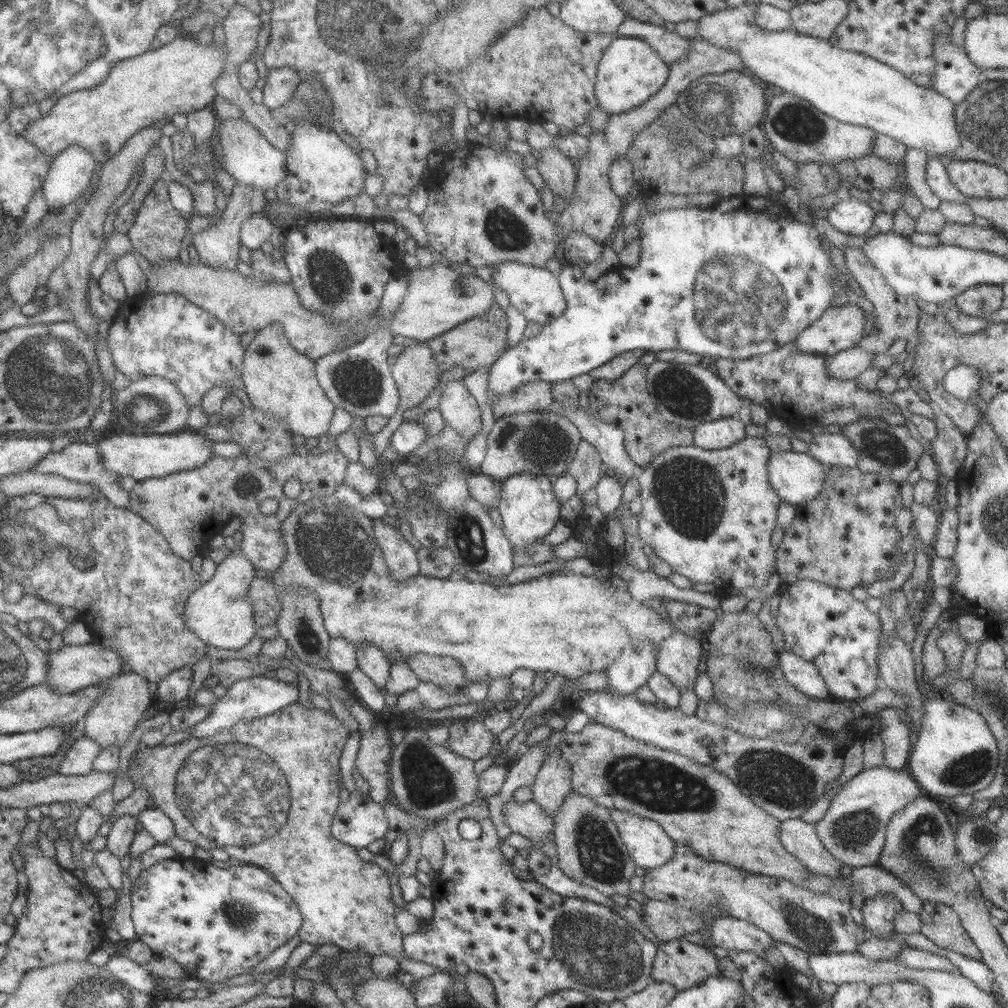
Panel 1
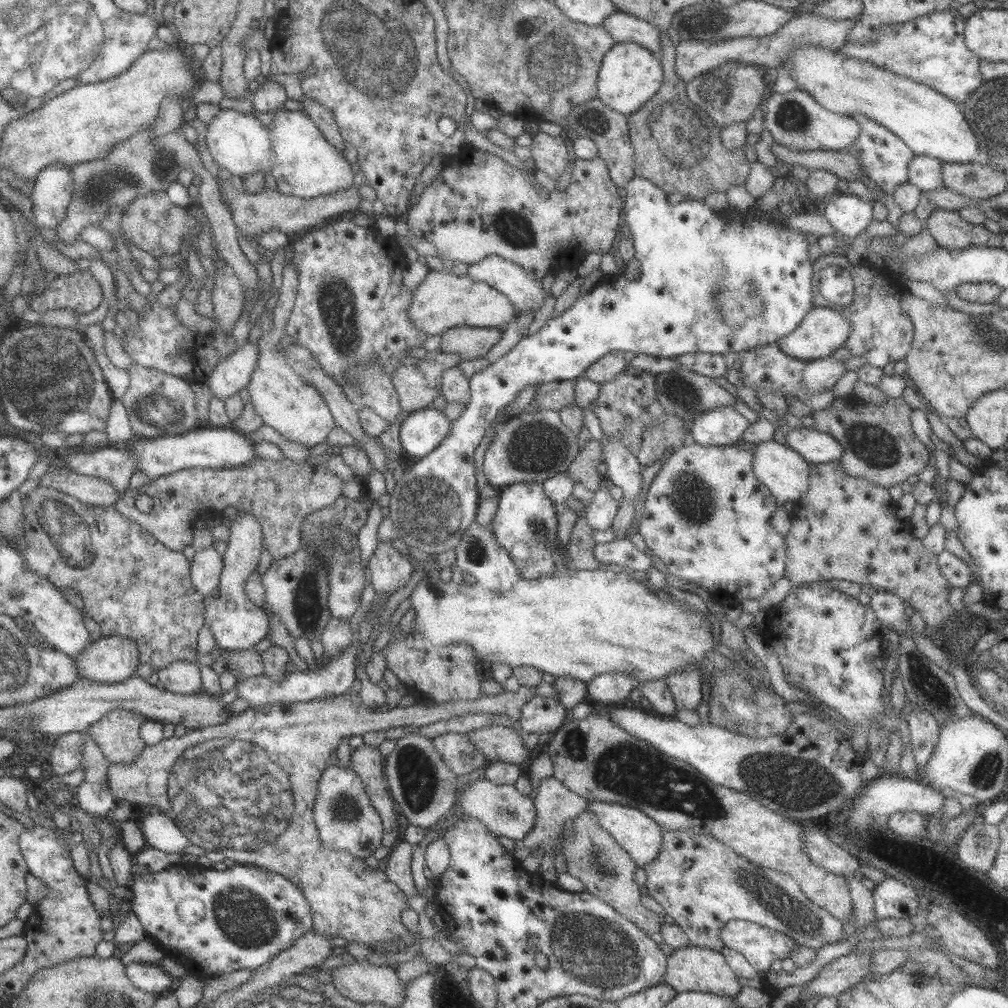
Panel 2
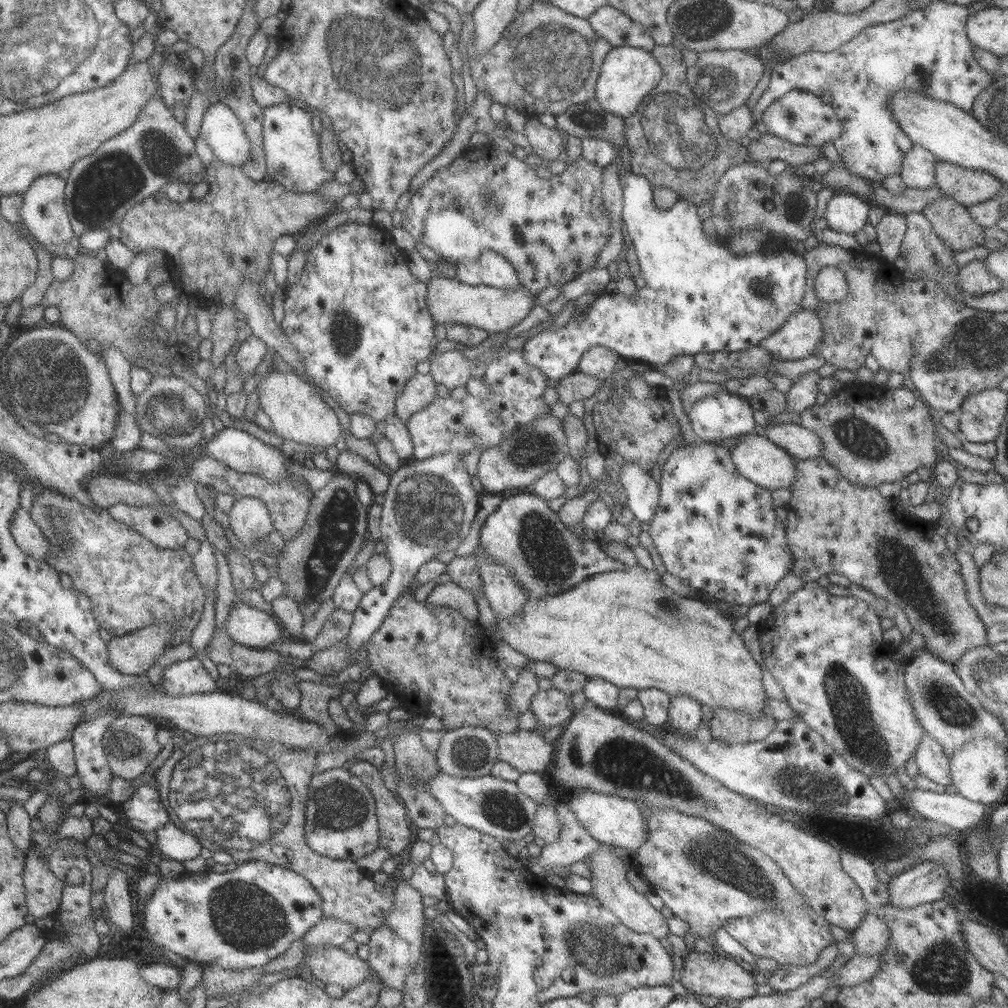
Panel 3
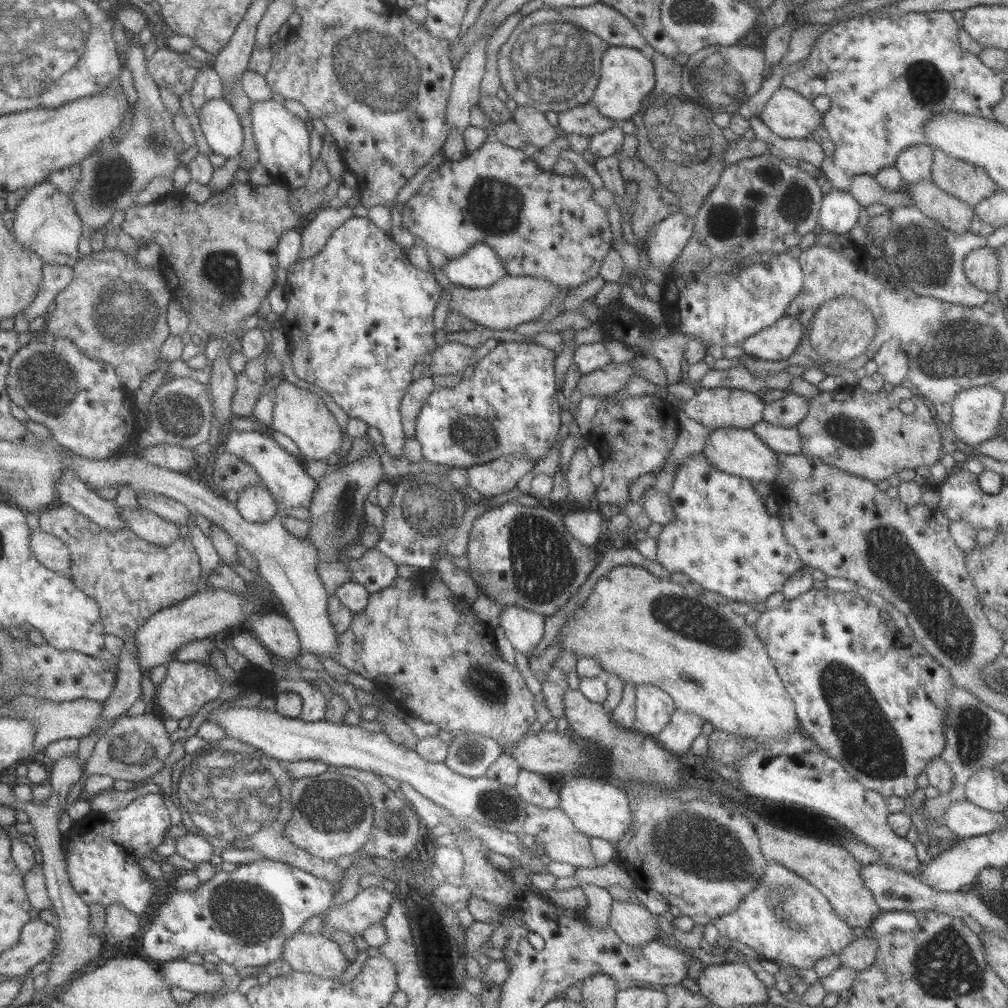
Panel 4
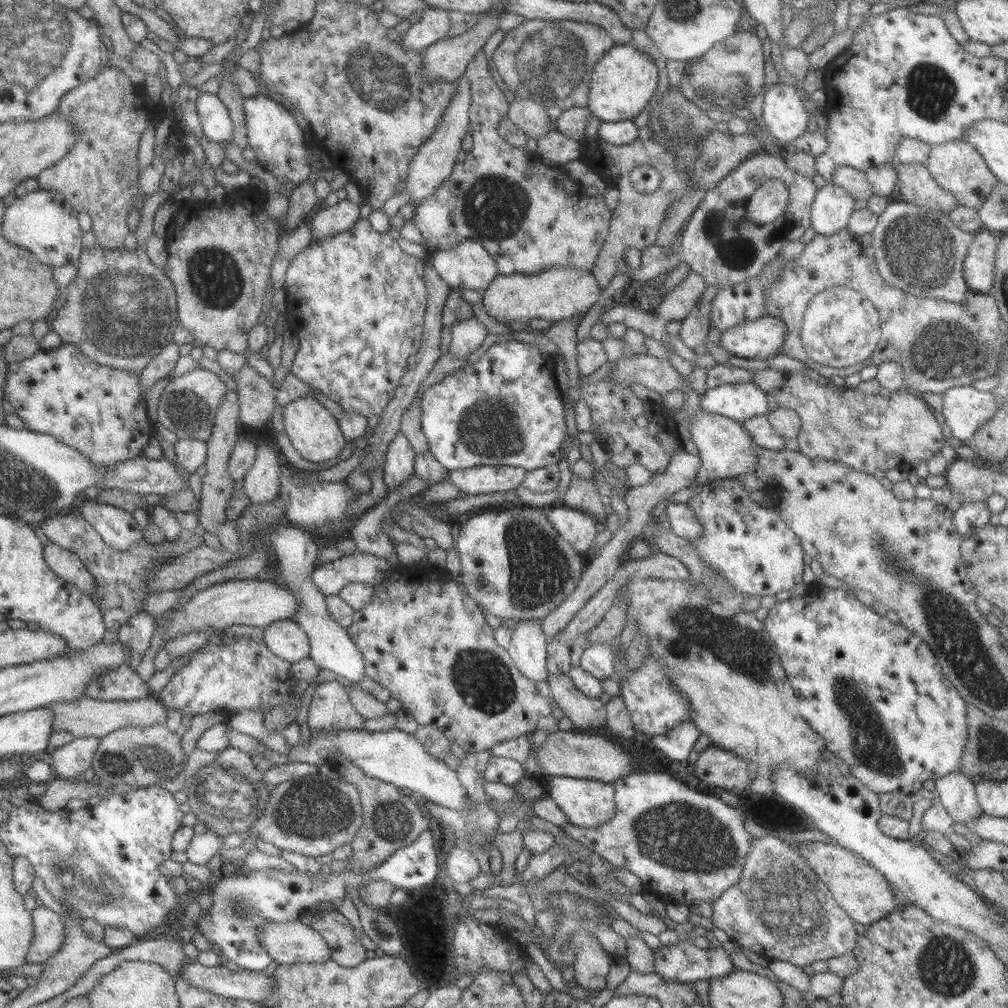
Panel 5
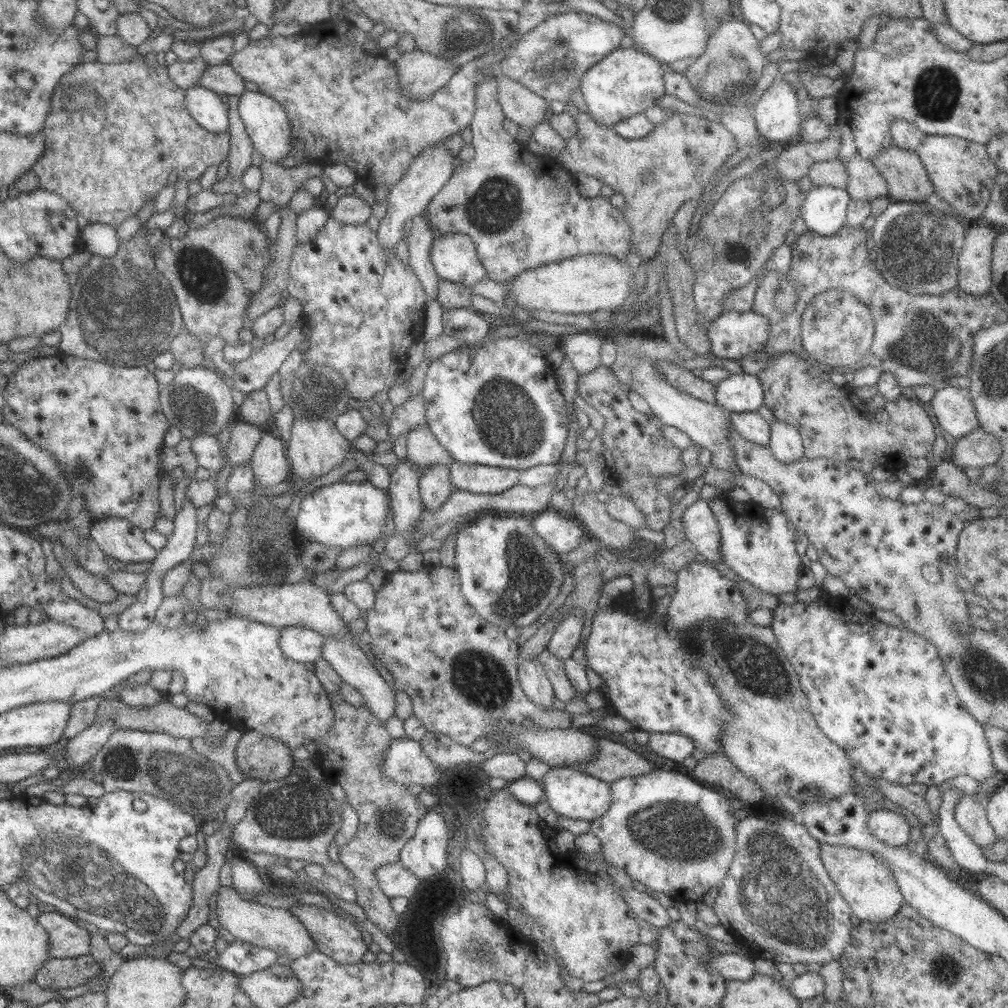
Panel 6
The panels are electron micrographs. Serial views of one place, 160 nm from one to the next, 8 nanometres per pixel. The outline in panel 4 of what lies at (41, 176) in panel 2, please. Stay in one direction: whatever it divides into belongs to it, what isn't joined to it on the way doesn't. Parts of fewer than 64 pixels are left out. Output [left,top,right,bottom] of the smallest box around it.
[12,181,83,267]

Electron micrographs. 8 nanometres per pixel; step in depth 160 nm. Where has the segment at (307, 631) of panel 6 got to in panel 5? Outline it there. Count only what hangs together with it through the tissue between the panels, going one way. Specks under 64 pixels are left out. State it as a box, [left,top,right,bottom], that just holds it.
[262,619,309,664]

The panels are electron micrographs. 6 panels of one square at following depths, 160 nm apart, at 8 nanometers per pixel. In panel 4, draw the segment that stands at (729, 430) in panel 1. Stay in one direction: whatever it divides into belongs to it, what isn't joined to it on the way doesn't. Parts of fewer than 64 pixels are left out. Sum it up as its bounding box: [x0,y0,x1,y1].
[682,388,764,430]

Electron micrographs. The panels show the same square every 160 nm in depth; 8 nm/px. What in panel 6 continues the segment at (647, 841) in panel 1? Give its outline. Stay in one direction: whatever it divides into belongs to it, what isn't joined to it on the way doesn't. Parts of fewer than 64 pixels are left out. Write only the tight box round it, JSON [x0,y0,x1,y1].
[539,766,611,822]

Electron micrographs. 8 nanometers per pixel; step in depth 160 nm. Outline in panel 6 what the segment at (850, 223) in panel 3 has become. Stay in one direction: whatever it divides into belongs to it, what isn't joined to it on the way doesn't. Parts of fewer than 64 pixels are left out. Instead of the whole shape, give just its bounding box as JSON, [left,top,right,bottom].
[800,186,851,236]

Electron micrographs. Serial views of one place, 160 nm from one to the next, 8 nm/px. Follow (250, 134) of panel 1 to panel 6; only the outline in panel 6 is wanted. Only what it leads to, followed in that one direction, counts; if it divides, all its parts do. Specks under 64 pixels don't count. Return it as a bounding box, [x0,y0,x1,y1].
[185,85,228,134]

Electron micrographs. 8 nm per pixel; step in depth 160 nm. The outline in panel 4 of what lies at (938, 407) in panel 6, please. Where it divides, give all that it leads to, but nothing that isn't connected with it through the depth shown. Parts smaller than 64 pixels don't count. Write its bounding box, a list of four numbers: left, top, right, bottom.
[950,385,1004,447]

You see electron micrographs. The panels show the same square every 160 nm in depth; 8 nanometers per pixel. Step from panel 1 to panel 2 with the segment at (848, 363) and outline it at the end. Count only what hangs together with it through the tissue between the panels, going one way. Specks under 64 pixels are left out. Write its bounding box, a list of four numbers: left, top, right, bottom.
[802,356,846,392]

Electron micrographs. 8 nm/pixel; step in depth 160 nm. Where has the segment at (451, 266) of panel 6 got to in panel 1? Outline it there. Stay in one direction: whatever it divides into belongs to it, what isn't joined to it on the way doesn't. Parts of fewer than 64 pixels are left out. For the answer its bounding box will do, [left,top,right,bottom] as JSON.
[490,261,565,325]

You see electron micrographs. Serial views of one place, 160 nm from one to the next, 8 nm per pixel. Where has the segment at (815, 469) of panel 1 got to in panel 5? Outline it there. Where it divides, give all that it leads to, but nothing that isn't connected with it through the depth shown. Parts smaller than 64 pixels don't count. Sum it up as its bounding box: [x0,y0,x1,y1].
[688,409,757,485]

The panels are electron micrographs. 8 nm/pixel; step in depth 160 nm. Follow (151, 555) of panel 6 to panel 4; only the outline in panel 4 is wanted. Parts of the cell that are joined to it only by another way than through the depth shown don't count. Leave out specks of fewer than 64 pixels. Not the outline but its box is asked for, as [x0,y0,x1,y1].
[54,469,127,530]

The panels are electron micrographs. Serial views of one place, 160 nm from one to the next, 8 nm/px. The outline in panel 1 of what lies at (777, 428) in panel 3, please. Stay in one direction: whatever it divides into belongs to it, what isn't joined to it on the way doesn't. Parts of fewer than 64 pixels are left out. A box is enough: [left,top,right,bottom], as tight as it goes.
[807,430,858,469]

